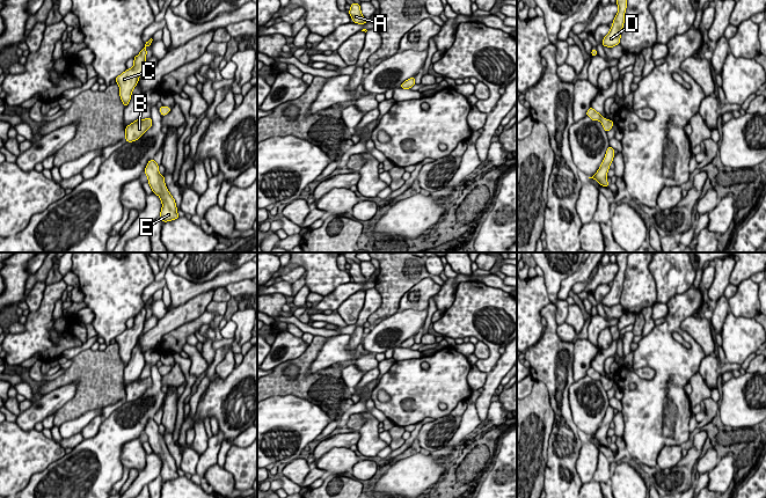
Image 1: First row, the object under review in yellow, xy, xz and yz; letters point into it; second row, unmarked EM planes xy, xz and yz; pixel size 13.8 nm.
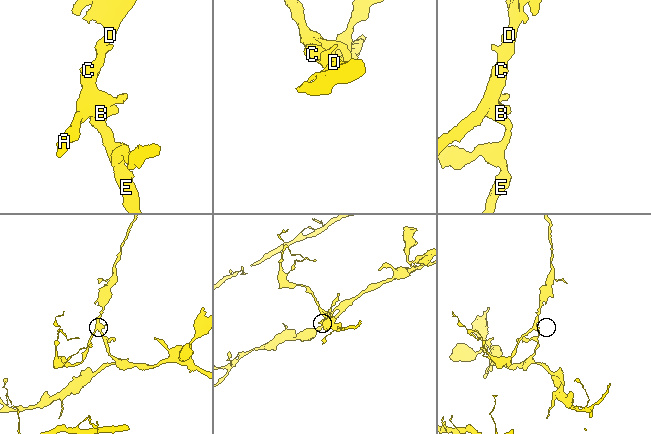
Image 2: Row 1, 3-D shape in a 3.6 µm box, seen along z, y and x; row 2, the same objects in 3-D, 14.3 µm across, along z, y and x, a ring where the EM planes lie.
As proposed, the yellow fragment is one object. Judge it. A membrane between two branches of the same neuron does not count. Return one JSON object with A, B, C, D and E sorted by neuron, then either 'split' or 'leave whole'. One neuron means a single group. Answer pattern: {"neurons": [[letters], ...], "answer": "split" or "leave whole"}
{"neurons": [["A", "B", "C", "D", "E"]], "answer": "leave whole"}

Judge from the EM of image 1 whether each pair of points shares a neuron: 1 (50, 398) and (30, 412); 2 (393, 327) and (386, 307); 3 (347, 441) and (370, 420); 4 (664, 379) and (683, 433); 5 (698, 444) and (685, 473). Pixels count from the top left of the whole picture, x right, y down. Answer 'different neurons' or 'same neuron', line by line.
1: same neuron
2: different neurons
3: different neurons
4: same neuron
5: same neuron

